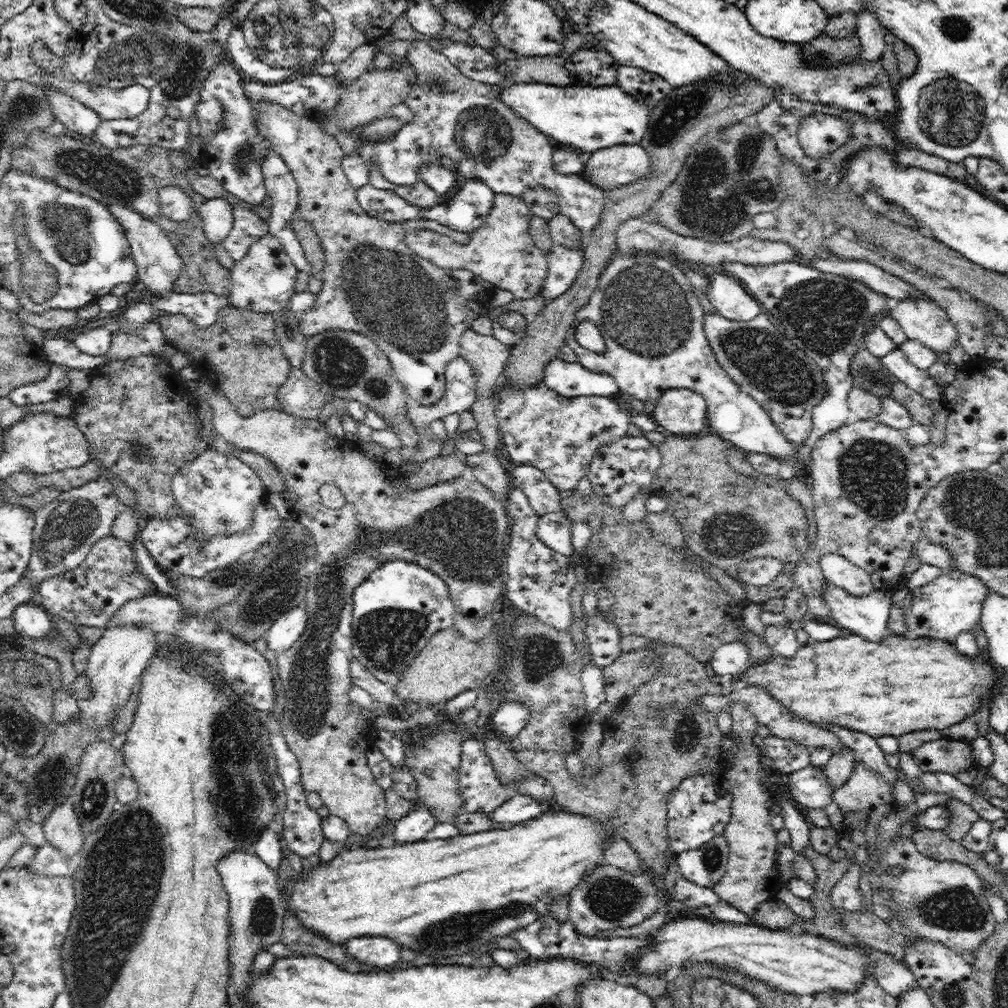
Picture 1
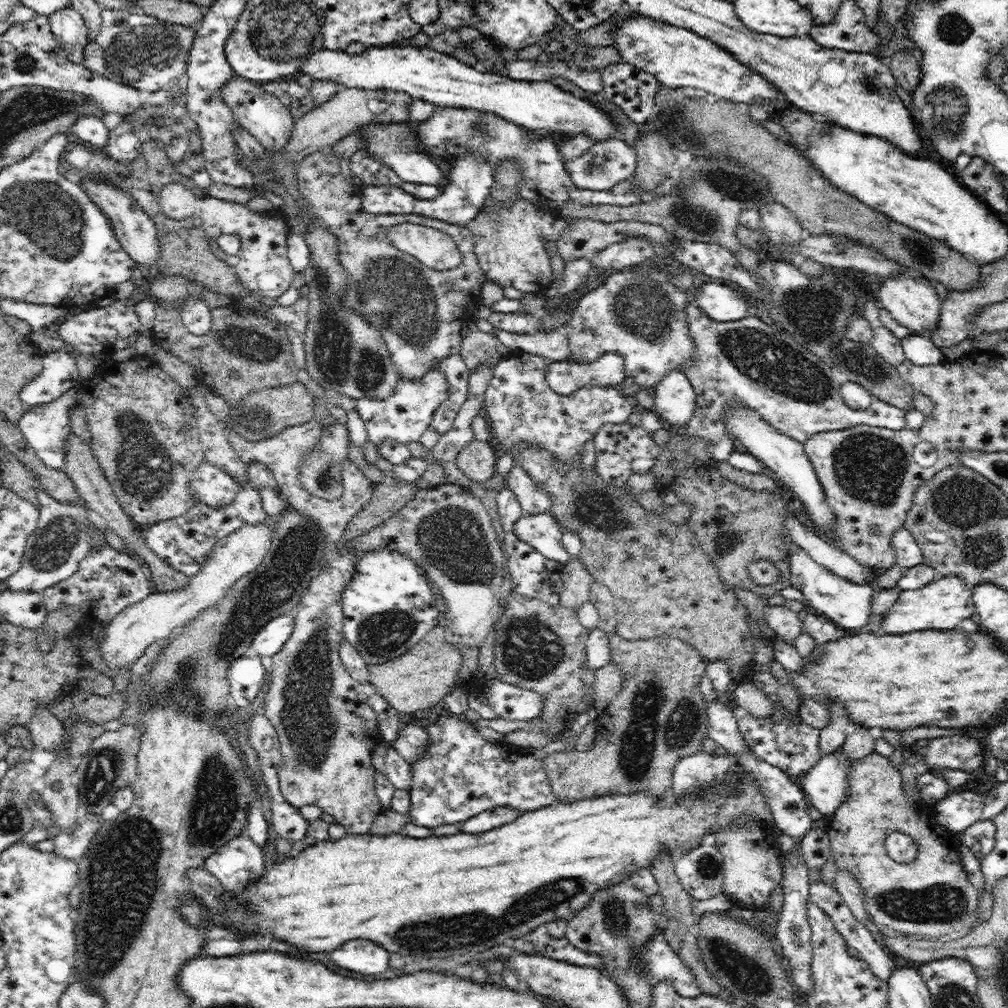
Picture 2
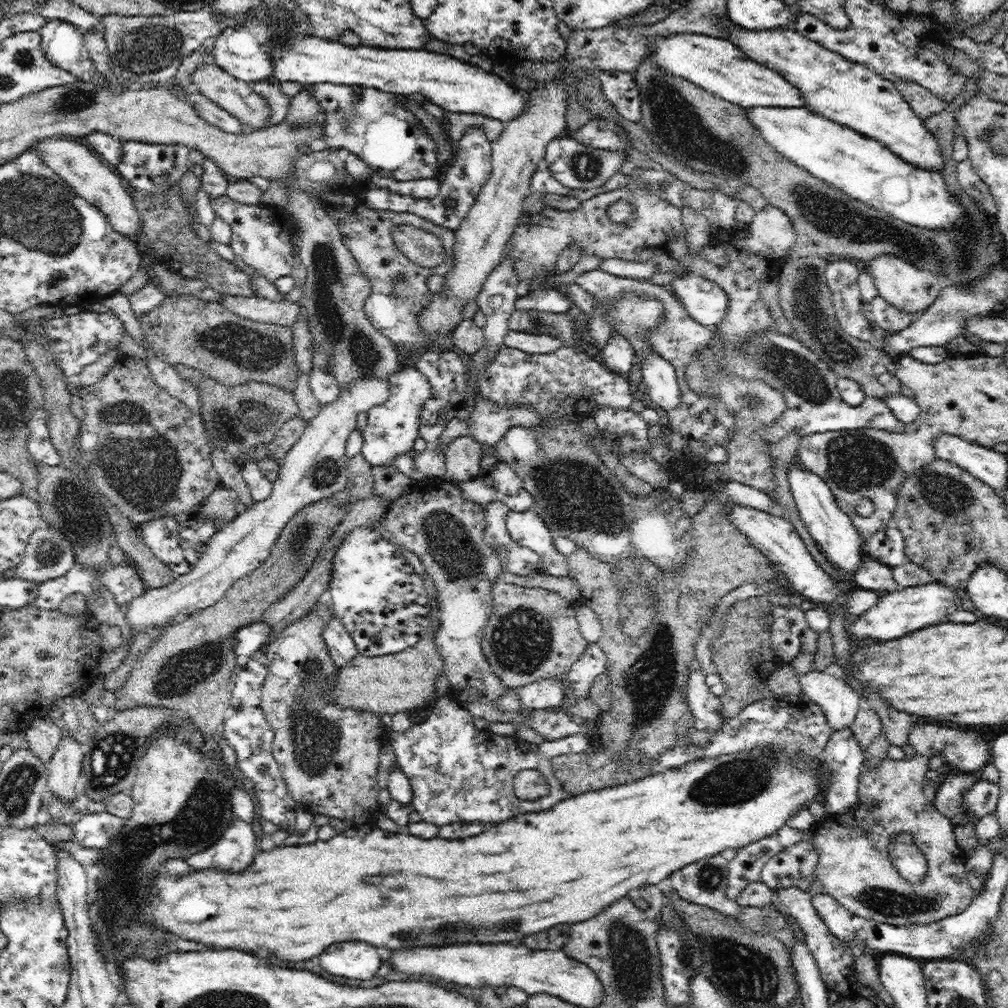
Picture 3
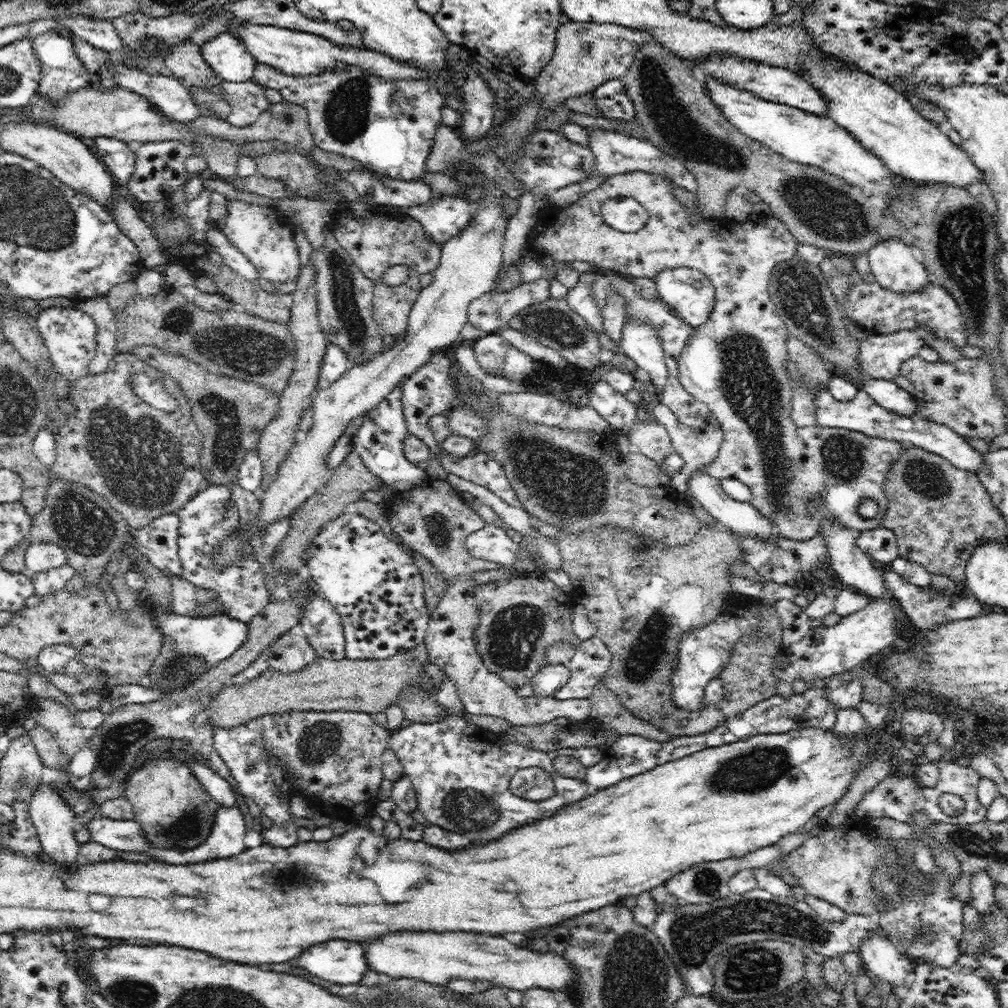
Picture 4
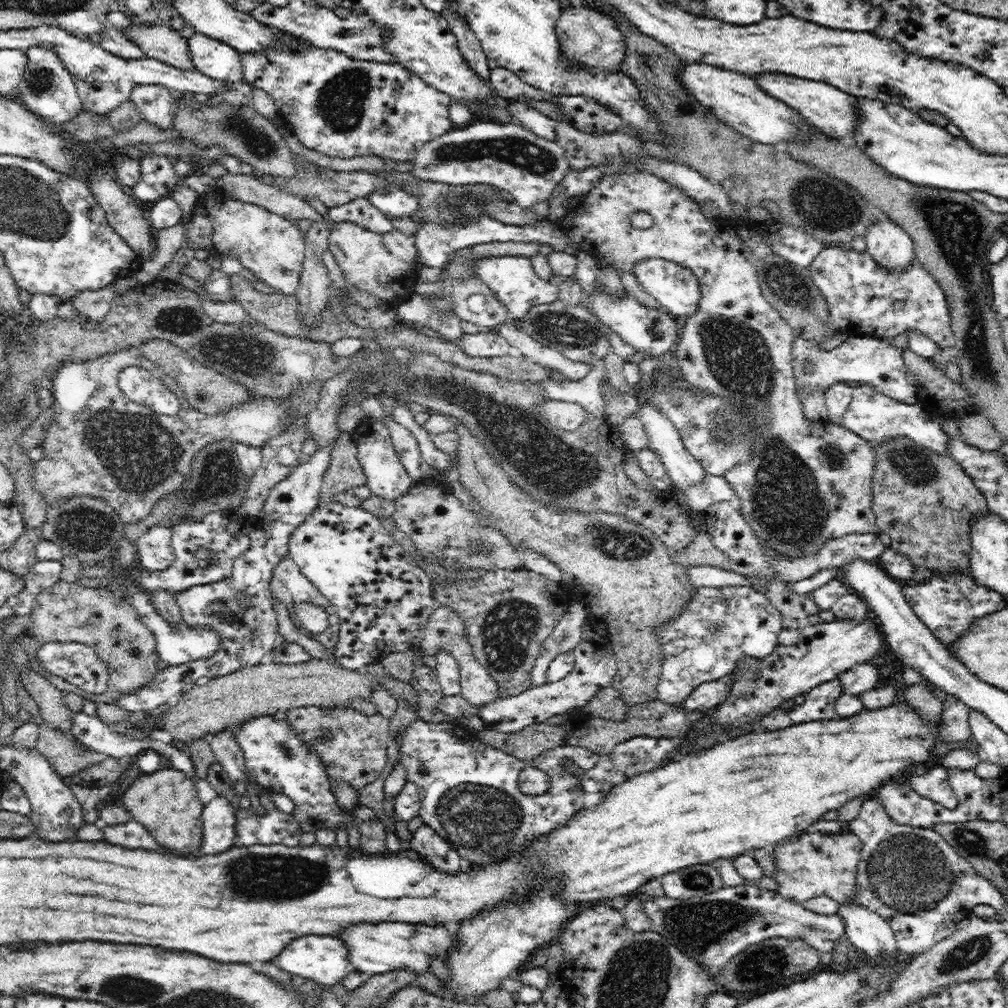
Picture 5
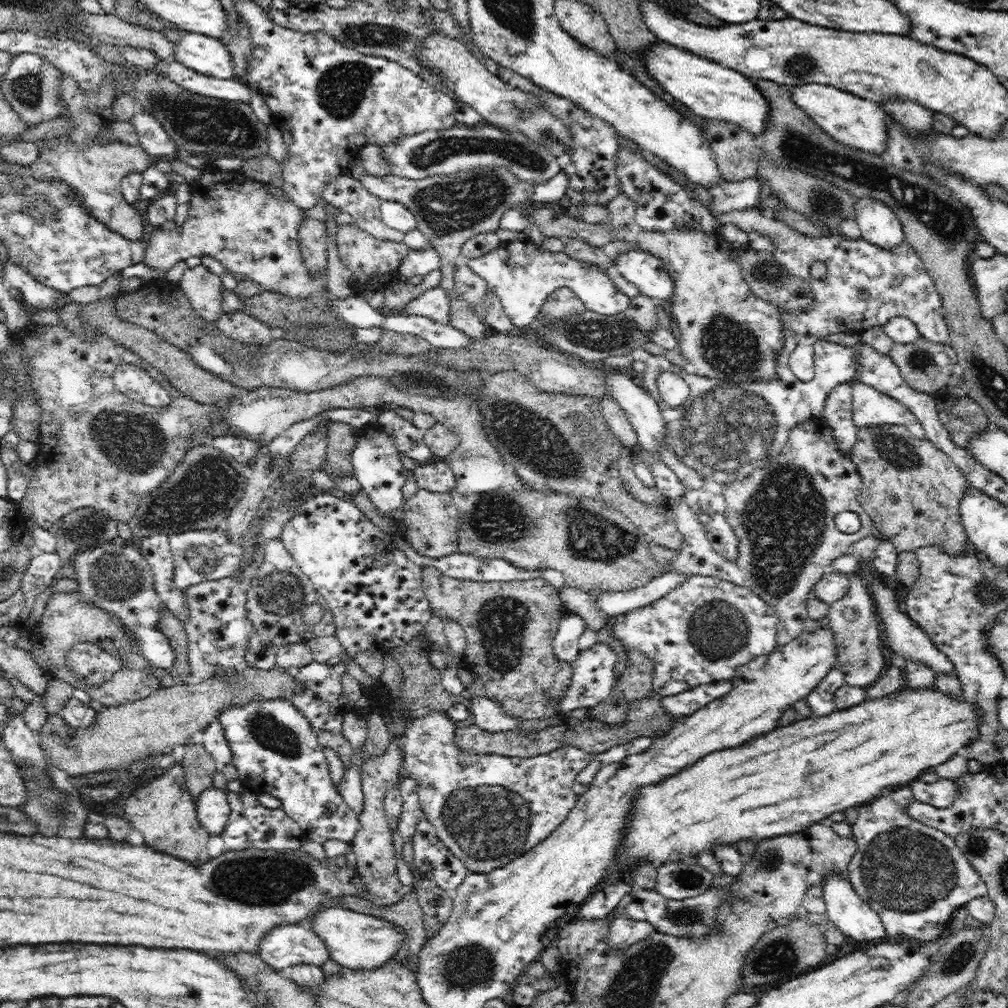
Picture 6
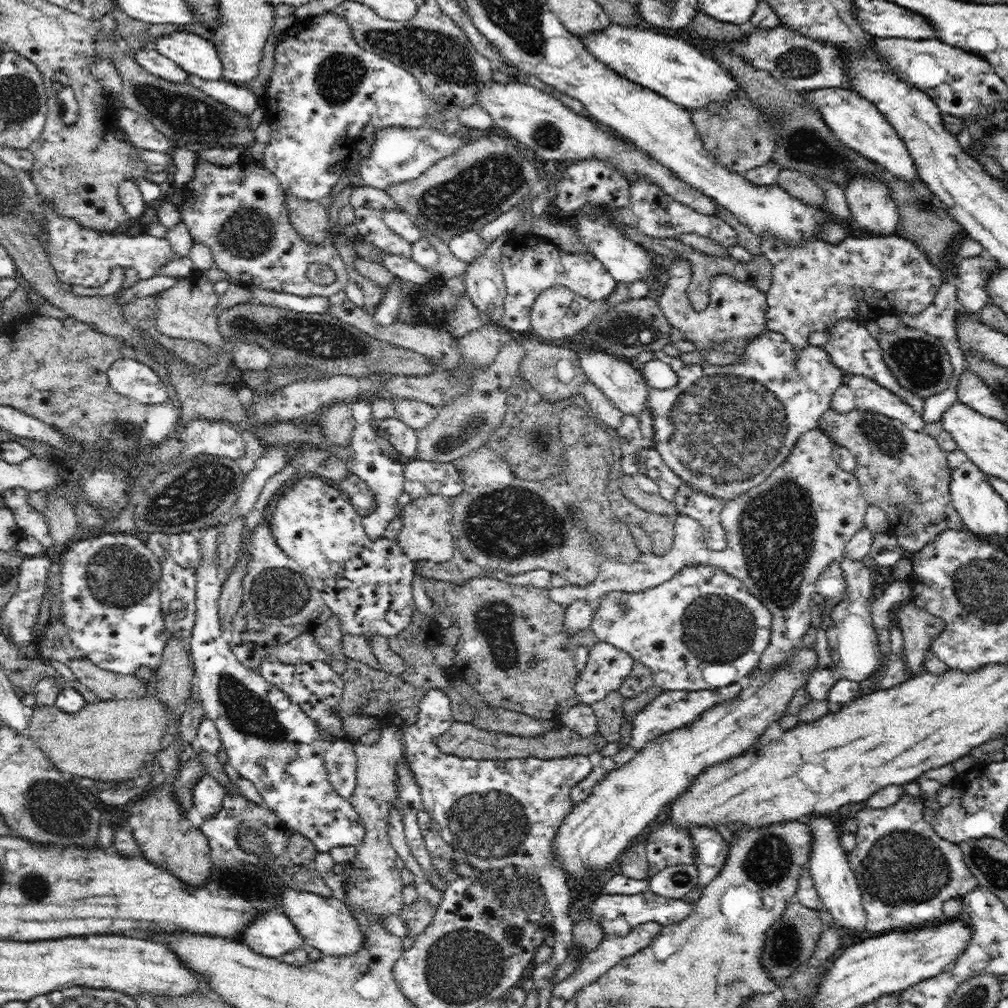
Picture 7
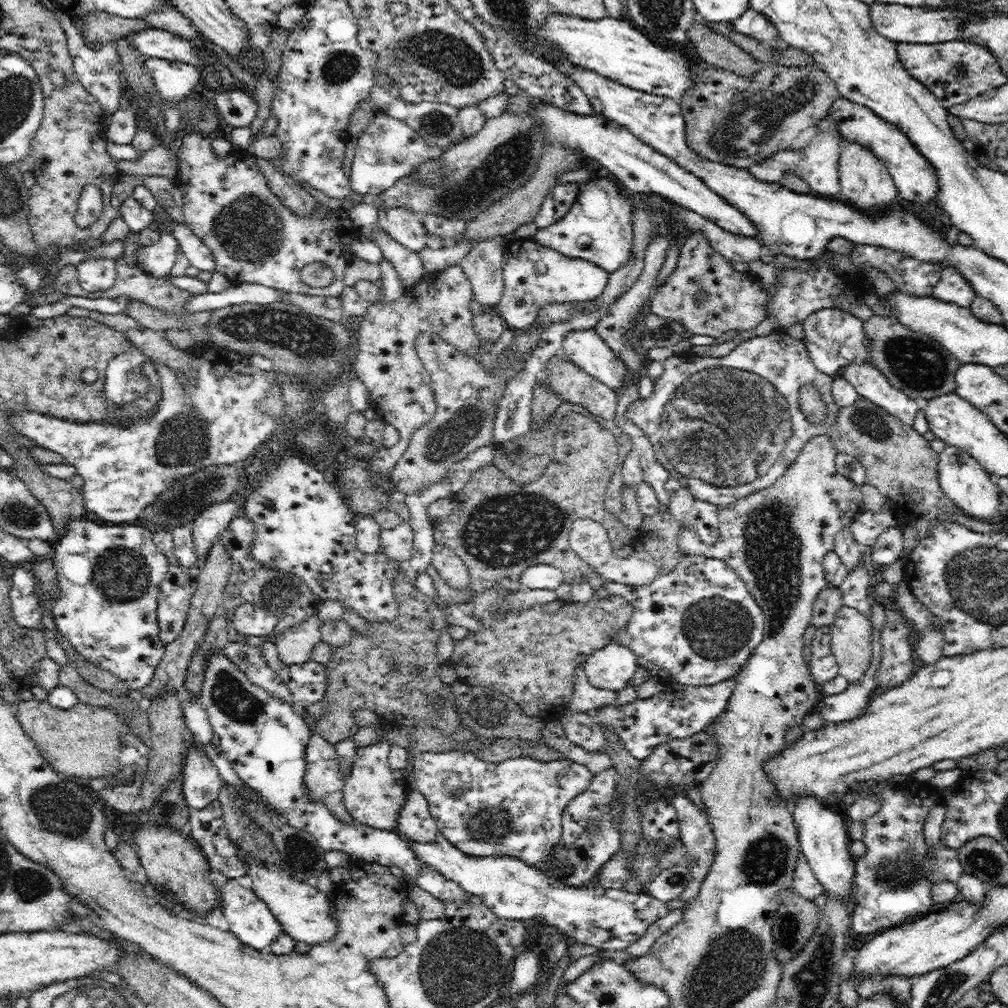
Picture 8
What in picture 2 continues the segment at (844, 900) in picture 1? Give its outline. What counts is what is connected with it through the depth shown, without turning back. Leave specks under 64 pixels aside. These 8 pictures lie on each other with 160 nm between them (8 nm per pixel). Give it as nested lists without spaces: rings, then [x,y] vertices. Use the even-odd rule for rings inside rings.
[[[816,881],[816,883],[809,886],[809,900],[814,901],[832,919],[836,930],[843,936],[847,945],[856,948],[858,954],[860,954],[860,958],[869,964],[875,976],[884,982],[888,982],[892,970],[896,970],[897,968],[894,960],[890,957],[889,951],[886,952],[886,948],[881,946],[882,944],[877,939],[873,927],[863,924],[854,917],[854,914],[850,911],[846,903],[844,903],[836,888],[826,885],[821,881]]]

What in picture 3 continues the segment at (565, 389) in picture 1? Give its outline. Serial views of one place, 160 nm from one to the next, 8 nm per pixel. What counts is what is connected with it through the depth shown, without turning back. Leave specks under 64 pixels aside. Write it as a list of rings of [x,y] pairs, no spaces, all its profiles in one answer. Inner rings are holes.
[[[611,334],[606,346],[600,352],[599,360],[610,371],[628,376],[637,359],[635,350],[627,338],[619,334]]]

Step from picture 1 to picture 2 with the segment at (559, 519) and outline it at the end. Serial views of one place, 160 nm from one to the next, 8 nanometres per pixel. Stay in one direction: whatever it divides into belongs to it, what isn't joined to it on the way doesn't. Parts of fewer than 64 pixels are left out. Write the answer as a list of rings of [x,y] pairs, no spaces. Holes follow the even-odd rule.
[[[552,514],[523,515],[516,520],[514,533],[552,562],[564,565],[569,561],[570,555],[562,545],[563,530]]]

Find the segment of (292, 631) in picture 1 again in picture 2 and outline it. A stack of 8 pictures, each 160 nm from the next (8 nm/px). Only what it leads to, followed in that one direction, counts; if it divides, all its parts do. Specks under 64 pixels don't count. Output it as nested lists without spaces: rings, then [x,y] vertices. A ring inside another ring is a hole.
[[[284,614],[267,622],[254,636],[250,652],[256,652],[260,657],[272,657],[280,652],[294,630],[294,620],[294,616]]]

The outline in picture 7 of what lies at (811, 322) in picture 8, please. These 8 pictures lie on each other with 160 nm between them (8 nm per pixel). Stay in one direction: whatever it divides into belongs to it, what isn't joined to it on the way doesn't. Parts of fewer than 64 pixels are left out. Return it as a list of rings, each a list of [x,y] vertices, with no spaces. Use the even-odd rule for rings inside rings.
[[[842,320],[832,324],[828,330],[824,330],[829,336],[829,341],[824,344],[824,349],[828,351],[831,362],[838,366],[844,374],[866,376],[870,380],[876,381],[880,386],[887,388],[890,392],[897,394],[906,404],[909,404],[918,414],[922,415],[925,398],[922,398],[898,385],[895,377],[891,374],[888,366],[884,363],[882,349],[876,338],[873,338],[866,329],[865,323],[861,320]]]

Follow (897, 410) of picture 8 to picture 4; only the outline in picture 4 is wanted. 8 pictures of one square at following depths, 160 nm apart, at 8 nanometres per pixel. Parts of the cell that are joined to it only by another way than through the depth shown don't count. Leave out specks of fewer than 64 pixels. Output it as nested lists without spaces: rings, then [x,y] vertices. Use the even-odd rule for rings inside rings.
[[[827,386],[820,387],[815,396],[815,403],[815,424],[818,426],[847,428],[848,430],[864,433],[870,437],[884,438],[909,446],[917,446],[928,452],[943,456],[956,468],[974,473],[984,466],[983,454],[976,451],[956,429],[942,423],[926,420],[917,412],[912,414],[912,416],[902,416],[901,414],[886,410],[879,404],[876,404],[876,401],[863,388],[856,392],[856,396],[852,400],[838,401],[830,394]]]

